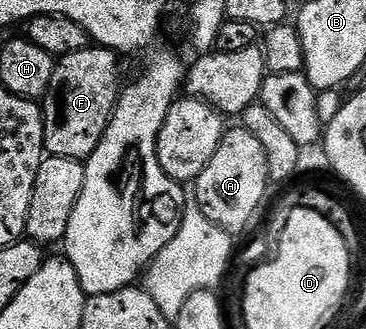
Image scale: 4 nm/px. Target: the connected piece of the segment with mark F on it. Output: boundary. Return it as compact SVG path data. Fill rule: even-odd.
M98 46L58 57L53 82L41 101L47 156L86 161L97 150L119 101L119 60L112 48Z

